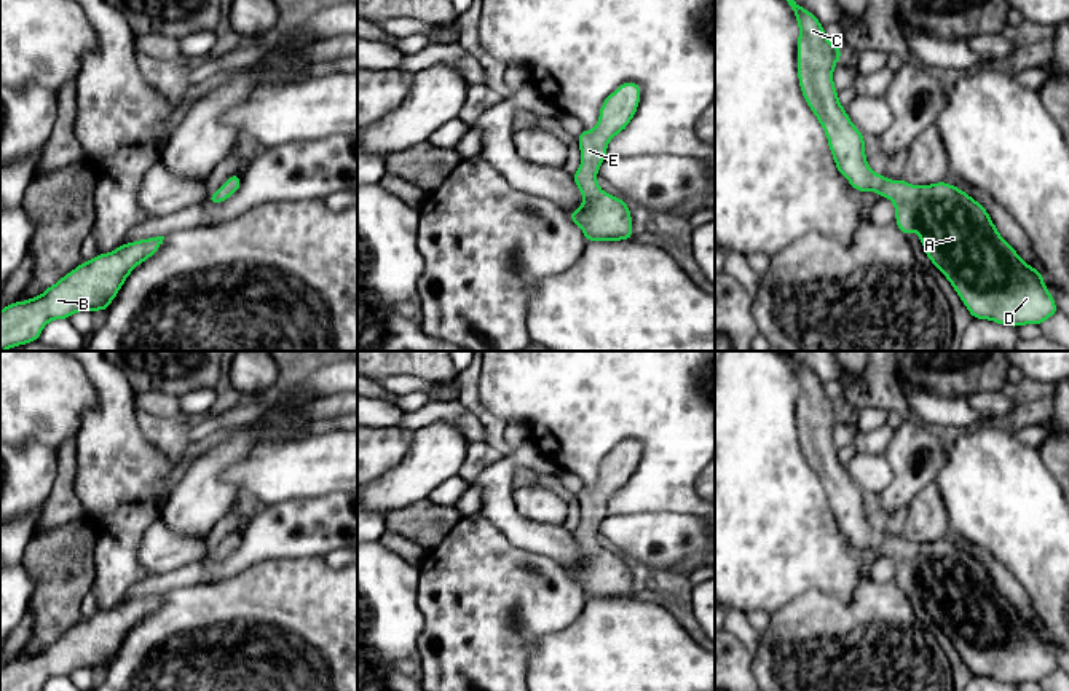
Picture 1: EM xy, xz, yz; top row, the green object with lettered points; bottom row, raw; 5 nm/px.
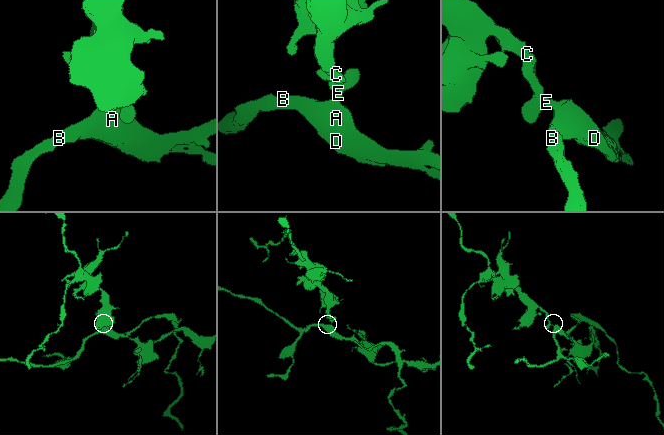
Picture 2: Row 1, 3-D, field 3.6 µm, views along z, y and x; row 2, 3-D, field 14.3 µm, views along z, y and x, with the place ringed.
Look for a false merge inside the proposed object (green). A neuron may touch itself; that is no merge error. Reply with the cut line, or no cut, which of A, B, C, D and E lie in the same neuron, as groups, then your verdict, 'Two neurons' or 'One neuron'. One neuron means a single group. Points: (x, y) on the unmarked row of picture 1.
No split. Groups: A B C D E. One neuron

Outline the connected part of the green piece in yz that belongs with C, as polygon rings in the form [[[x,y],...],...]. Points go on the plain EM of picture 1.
[[[788,351],[785,357],[795,369],[799,383],[798,394],[798,437],[801,450],[820,479],[830,501],[836,527],[857,549],[876,549],[890,555],[897,575],[895,582],[908,595],[914,586],[922,598],[925,613],[946,634],[973,677],[989,677],[1002,683],[1018,685],[1024,681],[1040,683],[1045,677],[1059,670],[1043,642],[1043,630],[1029,624],[1005,598],[988,568],[961,546],[948,539],[930,543],[911,543],[903,536],[890,539],[884,531],[874,531],[865,514],[865,495],[839,461],[833,440],[833,426],[842,409],[825,393],[819,377]]]

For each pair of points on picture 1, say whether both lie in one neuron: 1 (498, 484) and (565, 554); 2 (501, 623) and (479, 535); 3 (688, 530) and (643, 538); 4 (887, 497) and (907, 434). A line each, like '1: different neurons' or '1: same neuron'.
1: same neuron
2: same neuron
3: same neuron
4: same neuron

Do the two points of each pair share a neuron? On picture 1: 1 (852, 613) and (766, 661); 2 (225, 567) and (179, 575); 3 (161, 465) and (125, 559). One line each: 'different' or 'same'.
1: same
2: same
3: same

